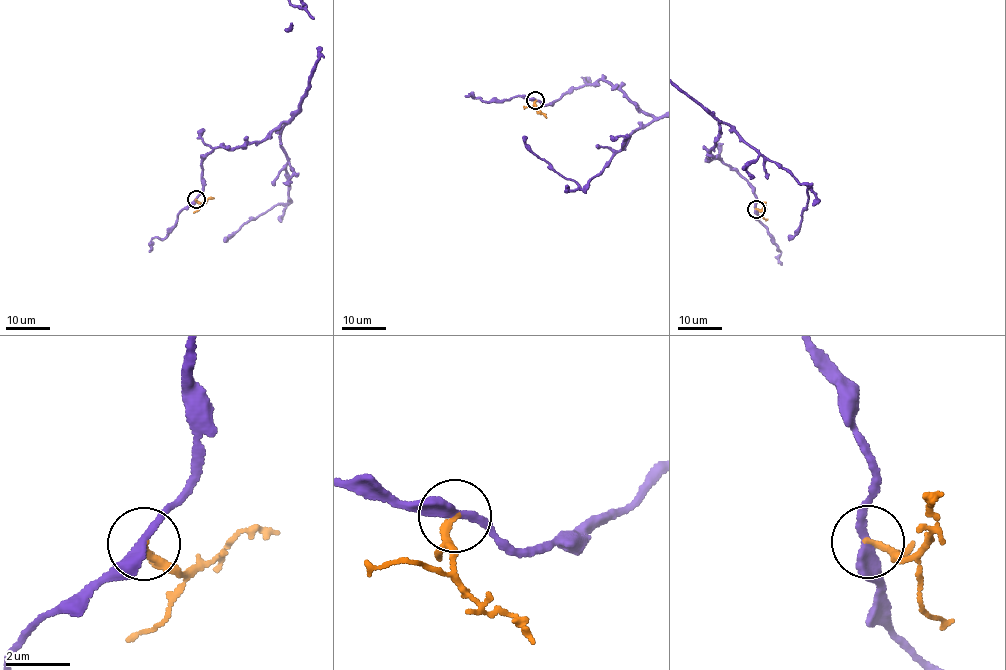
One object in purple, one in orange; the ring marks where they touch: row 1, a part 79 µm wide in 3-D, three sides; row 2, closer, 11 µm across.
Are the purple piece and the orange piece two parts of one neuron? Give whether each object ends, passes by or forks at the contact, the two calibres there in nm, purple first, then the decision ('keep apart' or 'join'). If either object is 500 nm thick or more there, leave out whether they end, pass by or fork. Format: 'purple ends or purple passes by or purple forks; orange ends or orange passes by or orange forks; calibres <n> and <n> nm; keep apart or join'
purple passes by; orange ends; calibres 300 and 180 nm; keep apart

